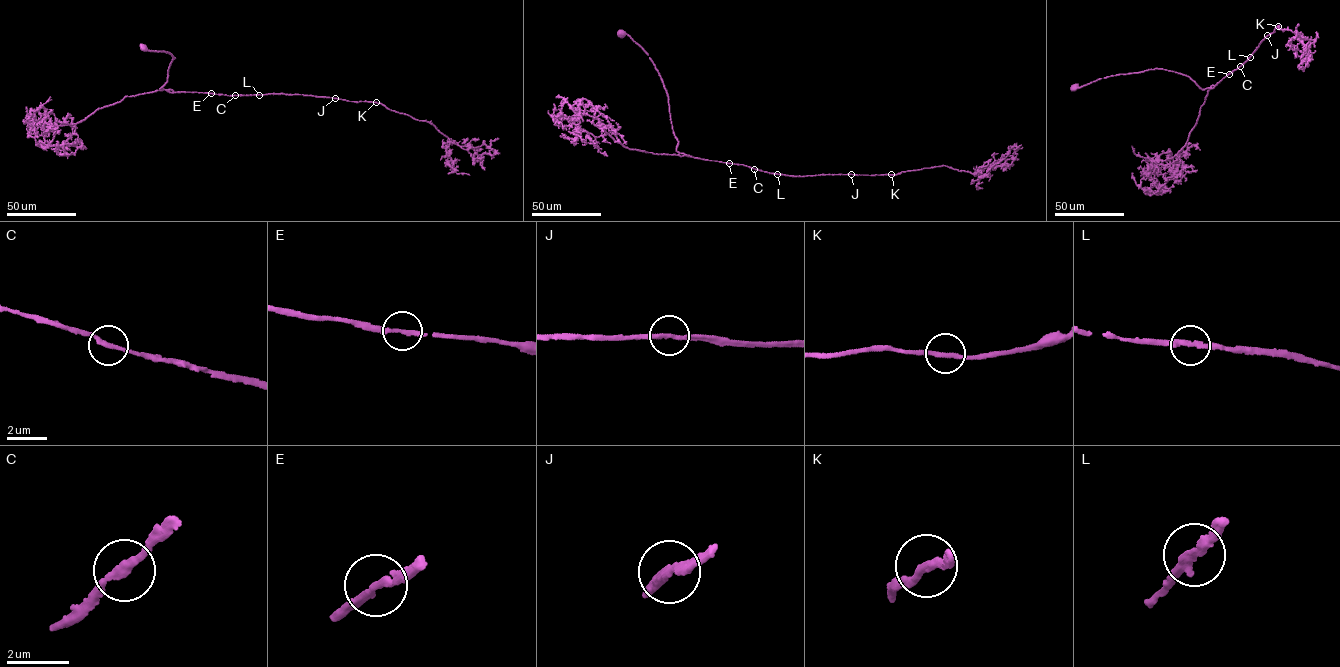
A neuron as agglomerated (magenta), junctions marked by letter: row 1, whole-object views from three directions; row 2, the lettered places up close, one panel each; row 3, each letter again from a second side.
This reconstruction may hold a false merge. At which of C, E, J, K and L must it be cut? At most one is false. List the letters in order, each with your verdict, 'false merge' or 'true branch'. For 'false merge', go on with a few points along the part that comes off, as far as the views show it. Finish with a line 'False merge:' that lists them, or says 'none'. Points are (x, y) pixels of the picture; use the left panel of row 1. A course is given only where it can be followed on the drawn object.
C: true branch
E: true branch
J: true branch
K: true branch
L: true branch
False merge: none

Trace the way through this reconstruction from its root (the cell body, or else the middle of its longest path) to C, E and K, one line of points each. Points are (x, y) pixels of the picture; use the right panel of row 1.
C: (1074, 87), (1113, 75), (1156, 68), (1188, 76), (1204, 89), (1213, 88), (1240, 66)
E: (1074, 87), (1113, 75), (1156, 68), (1188, 76), (1204, 89), (1213, 88), (1229, 74)
K: (1074, 87), (1113, 75), (1156, 68), (1188, 76), (1202, 89), (1212, 88), (1247, 60), (1278, 26)

